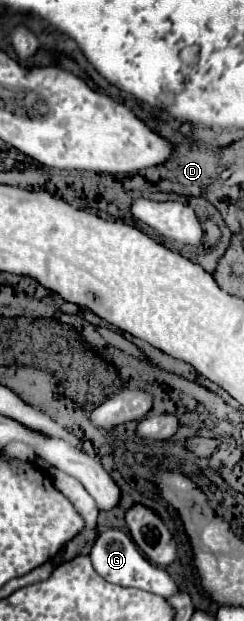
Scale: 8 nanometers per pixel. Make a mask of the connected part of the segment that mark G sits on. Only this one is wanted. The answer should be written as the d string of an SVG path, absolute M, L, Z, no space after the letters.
M107 529L105 533L99 535L99 539L95 541L95 547L91 549L91 563L93 563L93 569L105 579L105 581L111 581L115 585L123 585L123 587L135 587L135 589L143 589L143 591L149 591L149 593L155 593L155 595L161 595L161 597L171 597L177 593L177 585L175 581L171 579L171 575L153 565L139 549L137 545L133 543L133 539L129 535L125 535L123 531L119 529Z

